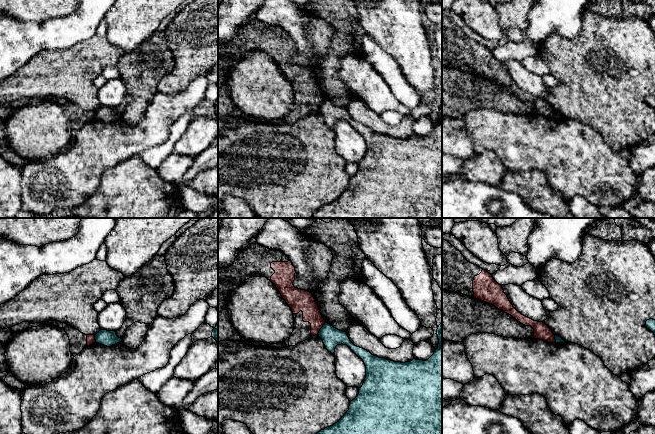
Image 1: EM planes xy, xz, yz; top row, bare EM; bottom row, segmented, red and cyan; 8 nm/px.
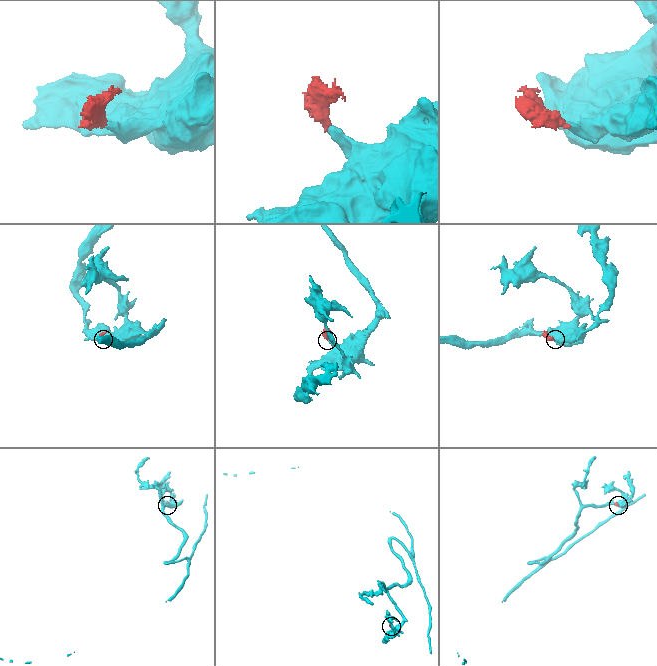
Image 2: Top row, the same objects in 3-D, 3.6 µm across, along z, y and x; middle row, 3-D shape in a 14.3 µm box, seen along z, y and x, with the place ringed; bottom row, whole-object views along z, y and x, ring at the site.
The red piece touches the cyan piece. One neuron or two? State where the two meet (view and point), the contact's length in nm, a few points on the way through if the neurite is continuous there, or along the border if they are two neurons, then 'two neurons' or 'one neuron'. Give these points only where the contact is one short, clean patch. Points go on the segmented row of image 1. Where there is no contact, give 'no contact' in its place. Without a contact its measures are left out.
xz (321, 327) | 120 nm | along xz (325, 322), (317, 334) | two neurons

